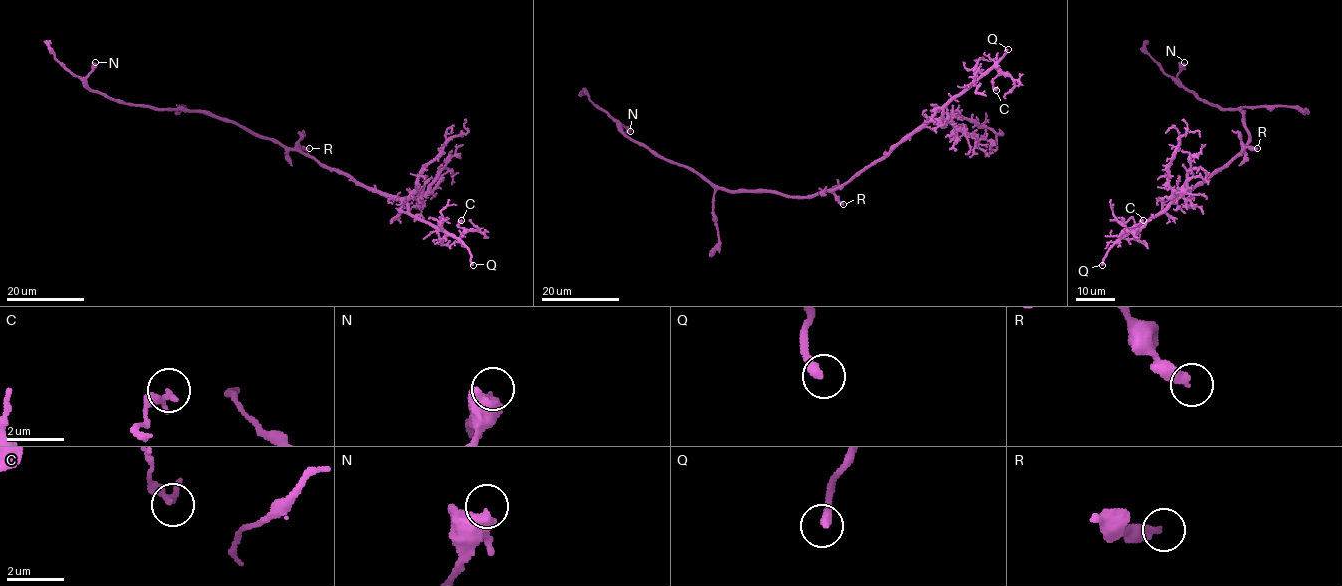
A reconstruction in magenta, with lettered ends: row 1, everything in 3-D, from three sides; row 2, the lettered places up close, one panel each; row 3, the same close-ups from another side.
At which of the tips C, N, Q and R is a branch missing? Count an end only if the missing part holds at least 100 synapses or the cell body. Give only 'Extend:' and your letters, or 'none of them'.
Extend: Q

